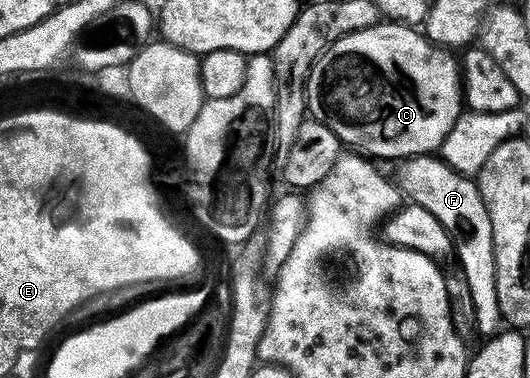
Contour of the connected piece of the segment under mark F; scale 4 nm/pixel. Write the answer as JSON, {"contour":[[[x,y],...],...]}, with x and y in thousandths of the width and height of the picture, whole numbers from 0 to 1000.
{"contour":[[[821,407],[766,415],[755,426],[757,476],[753,492],[770,526],[787,542],[794,542],[802,556],[809,556],[823,582],[834,593],[838,608],[845,616],[857,680],[868,701],[868,717],[883,751],[883,772],[889,778],[889,794],[896,815],[898,876],[911,889],[932,886],[945,862],[945,823],[940,810],[940,770],[934,767],[934,688],[932,688],[932,640],[926,619],[926,582],[919,563],[917,540],[909,532],[906,489],[883,463],[877,463]]]}

